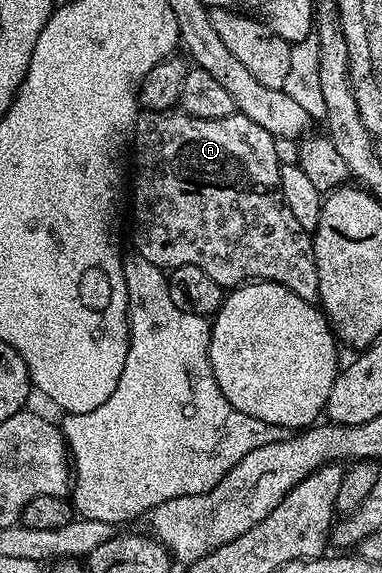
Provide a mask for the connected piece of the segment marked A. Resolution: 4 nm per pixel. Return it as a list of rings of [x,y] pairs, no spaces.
[[[167,111],[164,113],[143,112],[135,120],[132,130],[132,145],[134,141],[134,245],[133,248],[148,263],[156,263],[164,271],[191,265],[200,267],[204,275],[216,279],[216,283],[223,287],[237,287],[251,281],[275,281],[278,285],[288,287],[300,299],[314,303],[318,301],[318,272],[314,258],[314,242],[311,234],[300,223],[296,223],[296,215],[288,211],[288,203],[284,203],[280,191],[280,171],[282,166],[276,159],[274,136],[264,127],[256,127],[252,119],[235,111],[231,117],[224,119],[200,119],[181,111]]]

